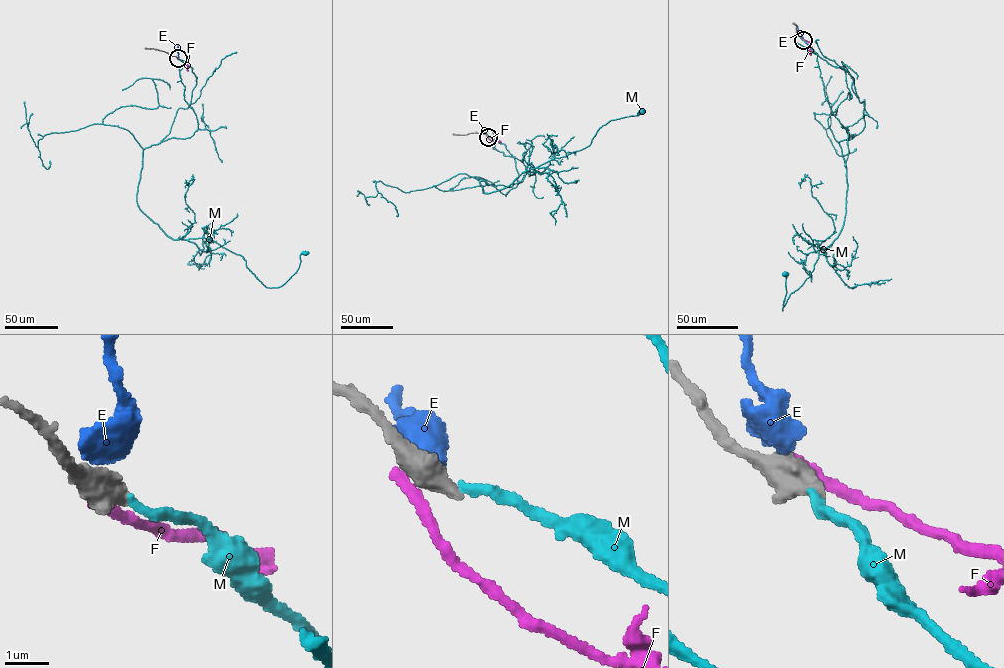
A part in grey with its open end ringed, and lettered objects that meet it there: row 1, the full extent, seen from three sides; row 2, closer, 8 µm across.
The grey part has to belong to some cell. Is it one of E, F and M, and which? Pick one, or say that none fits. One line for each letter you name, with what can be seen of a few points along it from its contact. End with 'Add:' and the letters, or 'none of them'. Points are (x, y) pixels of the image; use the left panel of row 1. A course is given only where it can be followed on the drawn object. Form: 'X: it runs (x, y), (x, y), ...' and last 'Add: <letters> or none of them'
M: it runs (178, 59), (196, 86), (143, 150), (139, 208), (173, 239), (242, 256), (266, 287), (306, 253)
Add: M

